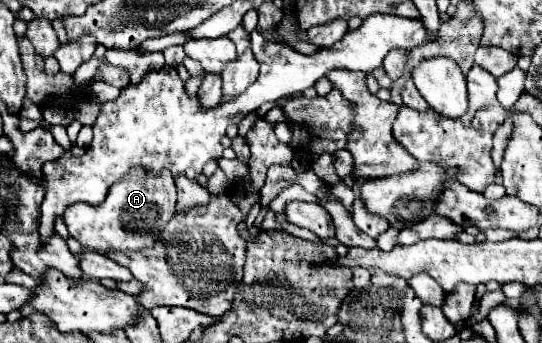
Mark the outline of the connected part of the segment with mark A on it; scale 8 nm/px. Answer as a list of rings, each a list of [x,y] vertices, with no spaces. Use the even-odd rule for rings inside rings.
[[[135,168],[121,182],[115,182],[109,188],[103,204],[71,204],[61,218],[71,238],[99,254],[109,250],[147,250],[155,246],[161,236],[161,228],[165,228],[175,216],[175,198],[175,182],[167,170],[163,170],[159,176],[149,176],[143,168]]]

